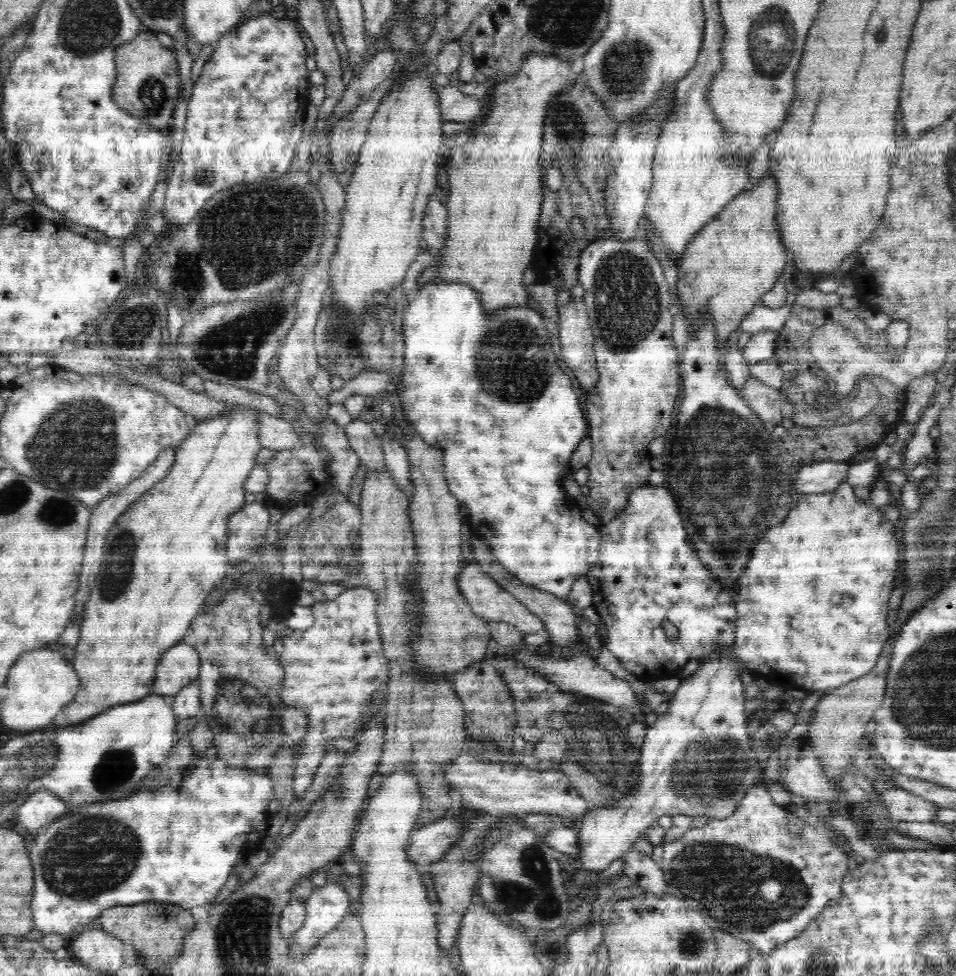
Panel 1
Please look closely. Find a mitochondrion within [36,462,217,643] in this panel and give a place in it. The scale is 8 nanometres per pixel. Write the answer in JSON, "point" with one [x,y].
{"point":[118,573]}

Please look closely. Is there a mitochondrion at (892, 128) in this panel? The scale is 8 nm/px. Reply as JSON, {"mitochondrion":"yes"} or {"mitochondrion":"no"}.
{"mitochondrion":"no"}

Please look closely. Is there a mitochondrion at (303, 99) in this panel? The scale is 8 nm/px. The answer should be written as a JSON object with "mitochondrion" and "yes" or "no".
{"mitochondrion":"no"}

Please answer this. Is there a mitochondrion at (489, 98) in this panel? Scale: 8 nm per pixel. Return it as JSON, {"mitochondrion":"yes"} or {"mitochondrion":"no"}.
{"mitochondrion":"no"}

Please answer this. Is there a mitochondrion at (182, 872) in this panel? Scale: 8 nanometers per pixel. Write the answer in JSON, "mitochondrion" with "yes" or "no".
{"mitochondrion":"no"}

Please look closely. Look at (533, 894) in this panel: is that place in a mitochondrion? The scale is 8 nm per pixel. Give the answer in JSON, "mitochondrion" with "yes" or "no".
{"mitochondrion":"yes"}

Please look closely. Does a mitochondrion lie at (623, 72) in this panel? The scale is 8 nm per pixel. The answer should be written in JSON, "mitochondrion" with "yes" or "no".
{"mitochondrion":"yes"}

